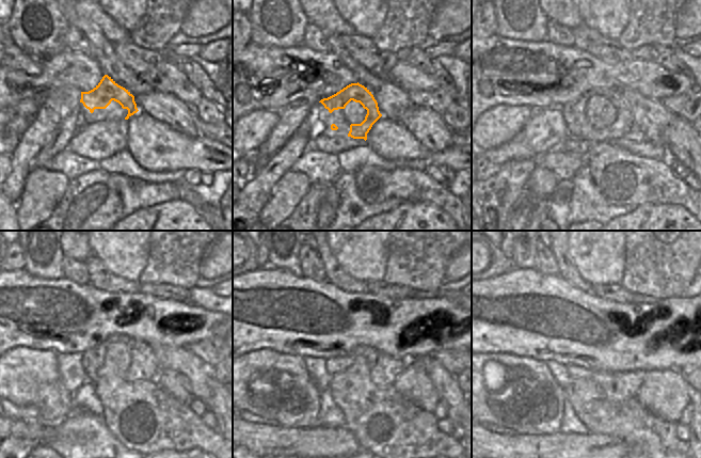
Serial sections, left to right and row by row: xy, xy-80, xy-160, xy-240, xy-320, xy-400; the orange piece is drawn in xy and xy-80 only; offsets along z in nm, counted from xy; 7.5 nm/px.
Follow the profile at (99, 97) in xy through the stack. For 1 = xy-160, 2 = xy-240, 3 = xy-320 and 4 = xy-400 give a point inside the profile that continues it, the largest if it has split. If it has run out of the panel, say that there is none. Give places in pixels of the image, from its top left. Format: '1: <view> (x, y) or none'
1: xy-160 (620, 122)
2: xy-240 (144, 365)
3: xy-320 (384, 369)
4: xy-400 (619, 385)

